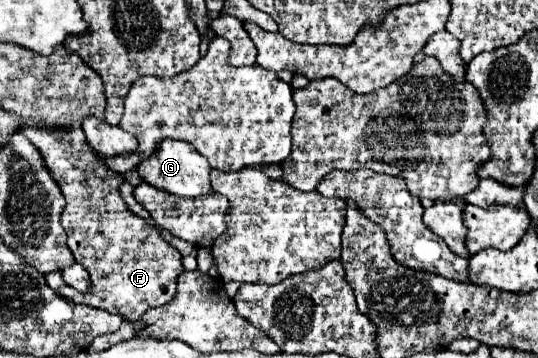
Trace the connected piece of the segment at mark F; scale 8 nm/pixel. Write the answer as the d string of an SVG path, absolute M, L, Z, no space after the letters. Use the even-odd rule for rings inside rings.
M25 127L25 137L43 153L49 173L61 187L67 205L61 225L67 231L67 245L77 263L91 275L91 293L81 295L81 303L117 313L127 321L139 321L149 307L165 305L177 293L177 277L183 273L181 253L171 247L159 229L147 225L133 215L119 195L123 177L109 171L89 143L81 127L65 127L61 131L45 131L43 127Z

